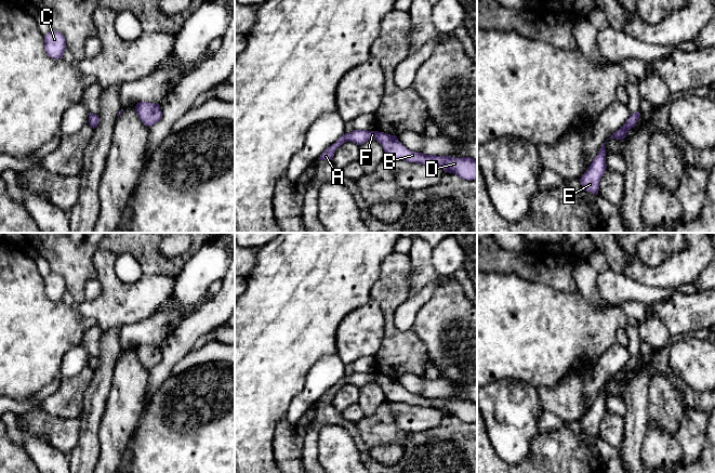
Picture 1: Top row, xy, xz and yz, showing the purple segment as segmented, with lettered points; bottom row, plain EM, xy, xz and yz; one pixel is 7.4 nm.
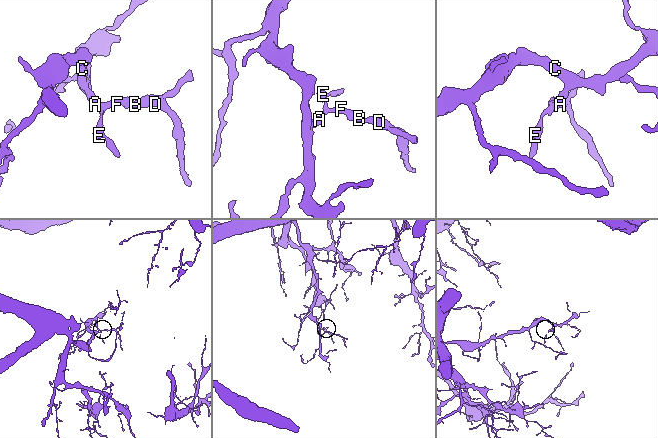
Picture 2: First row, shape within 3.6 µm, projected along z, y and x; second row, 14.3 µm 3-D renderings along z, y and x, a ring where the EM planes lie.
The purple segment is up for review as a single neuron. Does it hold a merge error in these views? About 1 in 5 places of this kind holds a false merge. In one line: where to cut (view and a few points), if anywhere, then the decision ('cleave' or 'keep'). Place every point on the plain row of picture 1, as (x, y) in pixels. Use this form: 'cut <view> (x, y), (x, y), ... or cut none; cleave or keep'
cut none; keep

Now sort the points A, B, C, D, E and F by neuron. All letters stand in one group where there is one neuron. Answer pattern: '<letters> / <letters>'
A B C D E F

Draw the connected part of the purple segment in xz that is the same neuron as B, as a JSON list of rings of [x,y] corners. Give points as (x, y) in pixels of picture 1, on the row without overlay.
[[[354,372],[353,375],[345,376],[335,385],[329,389],[318,402],[332,403],[336,391],[346,384],[362,387],[371,382],[375,382],[382,387],[387,402],[432,407],[468,423],[477,421],[477,403],[471,399],[454,400],[451,398],[436,398],[415,395],[405,390],[398,383],[396,378],[379,373]]]

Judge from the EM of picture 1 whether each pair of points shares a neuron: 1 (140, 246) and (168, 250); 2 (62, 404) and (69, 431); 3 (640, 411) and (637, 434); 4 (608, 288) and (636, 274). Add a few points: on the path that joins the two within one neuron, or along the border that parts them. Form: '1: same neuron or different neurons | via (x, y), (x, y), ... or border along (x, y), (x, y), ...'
1: different neurons | border along (159, 244), (164, 257), (177, 257), (185, 251)
2: different neurons | border along (52, 417), (78, 419)
3: same neuron | via (637, 417), (637, 429)
4: different neurons | border along (623, 273), (638, 283), (653, 287)

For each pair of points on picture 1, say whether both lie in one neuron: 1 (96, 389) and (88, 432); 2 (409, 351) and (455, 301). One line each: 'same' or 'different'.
1: same
2: different

